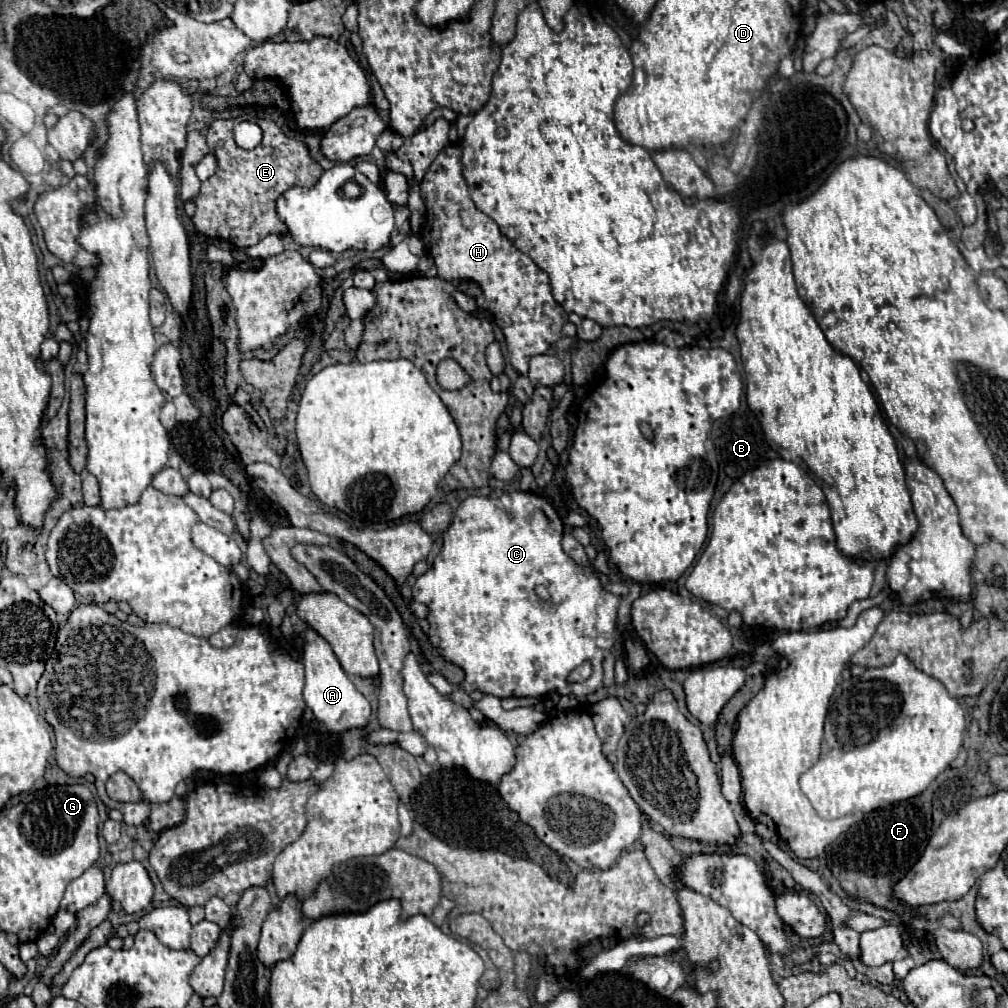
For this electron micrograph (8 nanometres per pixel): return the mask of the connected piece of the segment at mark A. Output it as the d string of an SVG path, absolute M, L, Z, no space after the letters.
M307 631L303 635L305 649L303 649L303 661L305 661L305 689L303 699L313 711L315 719L321 721L329 733L345 733L347 729L363 729L369 725L371 719L371 705L365 699L363 693L355 689L355 685L349 681L345 671L339 665L339 659L331 651L329 643L317 635L315 631Z

